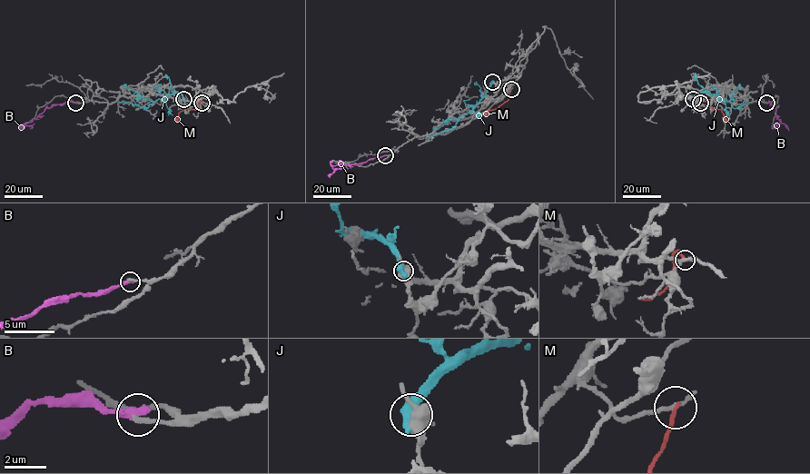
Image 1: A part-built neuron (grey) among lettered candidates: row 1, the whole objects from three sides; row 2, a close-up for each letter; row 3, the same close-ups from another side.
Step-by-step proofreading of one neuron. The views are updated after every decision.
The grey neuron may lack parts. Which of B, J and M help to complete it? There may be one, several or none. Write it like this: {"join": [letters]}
{"join": []}

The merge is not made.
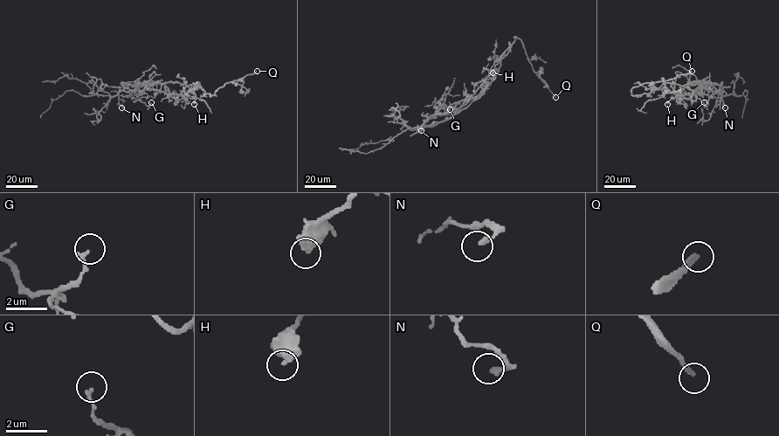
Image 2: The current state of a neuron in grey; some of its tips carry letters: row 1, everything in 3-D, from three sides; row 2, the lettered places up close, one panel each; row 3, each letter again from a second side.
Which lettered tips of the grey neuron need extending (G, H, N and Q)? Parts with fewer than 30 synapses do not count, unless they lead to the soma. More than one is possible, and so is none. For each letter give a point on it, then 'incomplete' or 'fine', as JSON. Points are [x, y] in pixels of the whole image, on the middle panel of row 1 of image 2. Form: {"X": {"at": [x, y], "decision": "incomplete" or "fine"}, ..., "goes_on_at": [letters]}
{"G": {"at": [450, 109], "decision": "fine"}, "H": {"at": [492, 72], "decision": "fine"}, "N": {"at": [421, 130], "decision": "fine"}, "Q": {"at": [555, 97], "decision": "incomplete"}, "goes_on_at": ["Q"]}

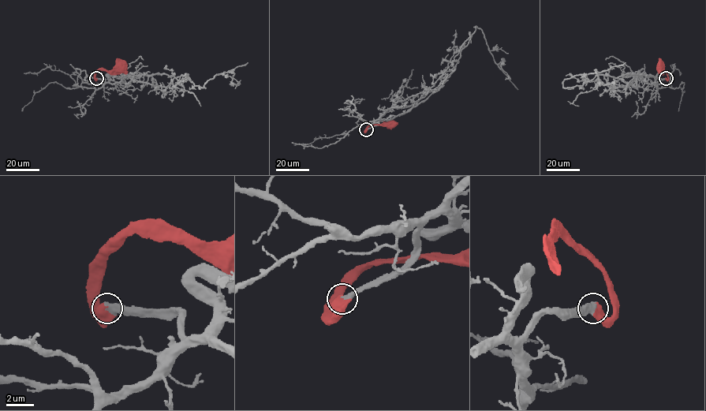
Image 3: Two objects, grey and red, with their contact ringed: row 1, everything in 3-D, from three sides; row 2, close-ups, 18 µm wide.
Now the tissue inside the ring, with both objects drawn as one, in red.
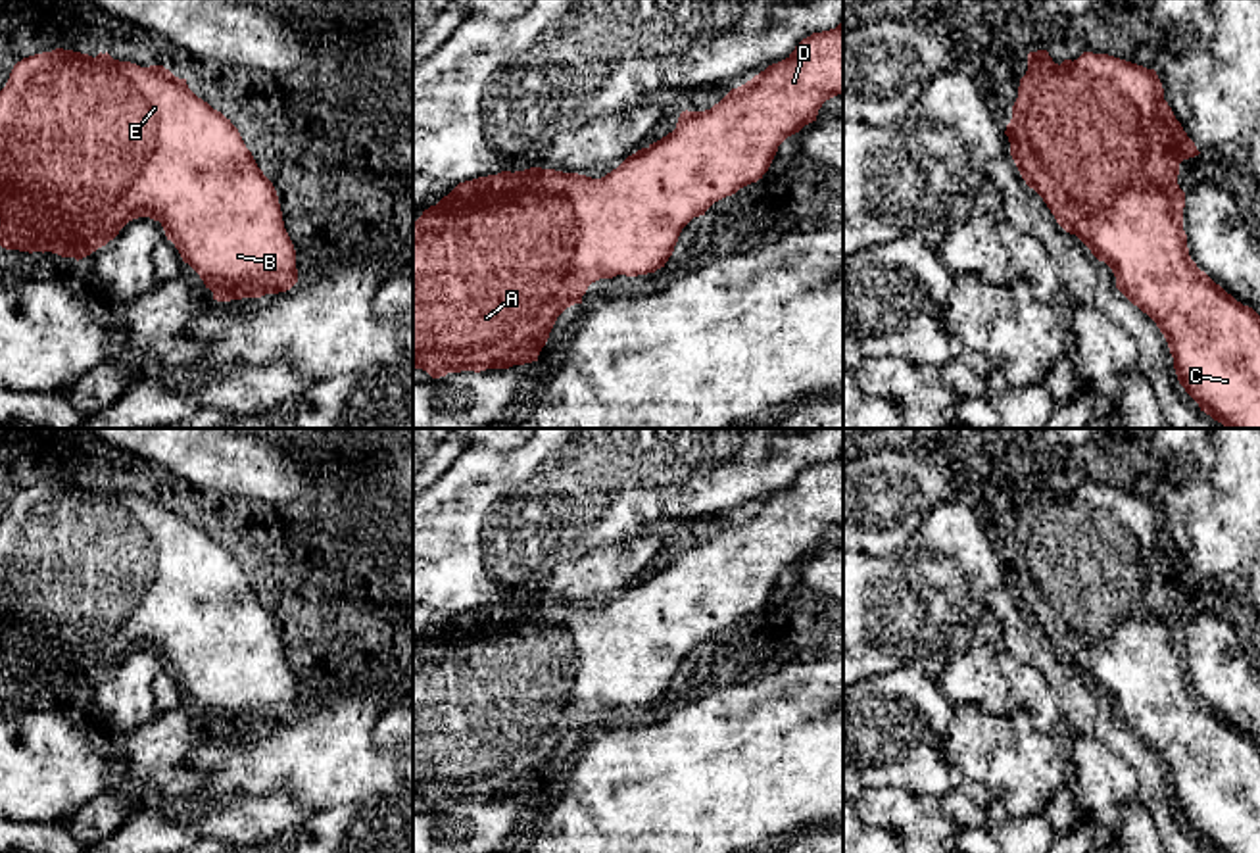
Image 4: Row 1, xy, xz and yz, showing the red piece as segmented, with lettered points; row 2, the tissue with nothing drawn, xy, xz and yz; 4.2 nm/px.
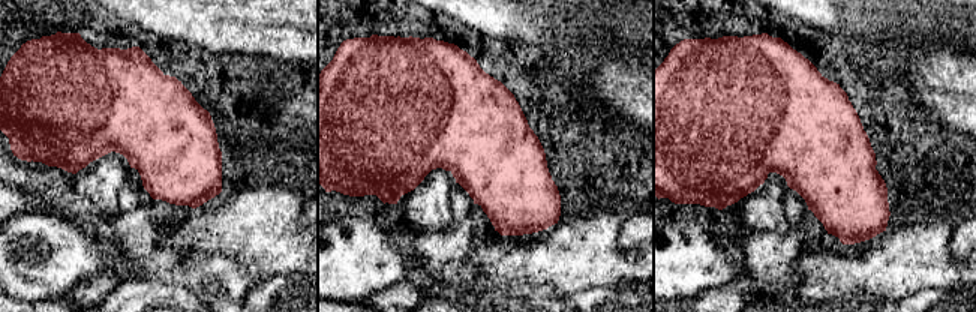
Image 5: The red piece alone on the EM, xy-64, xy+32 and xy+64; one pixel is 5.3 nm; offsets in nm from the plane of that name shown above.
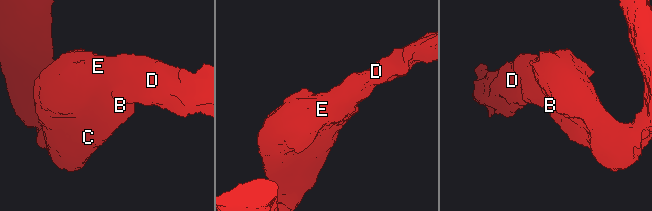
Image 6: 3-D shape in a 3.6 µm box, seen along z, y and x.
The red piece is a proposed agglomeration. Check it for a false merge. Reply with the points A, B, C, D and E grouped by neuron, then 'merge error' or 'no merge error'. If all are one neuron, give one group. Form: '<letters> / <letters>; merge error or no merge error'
A B C D E; no merge error

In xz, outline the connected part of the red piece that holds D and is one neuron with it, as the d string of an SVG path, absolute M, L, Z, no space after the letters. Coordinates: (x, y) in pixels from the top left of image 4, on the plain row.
M843 451L803 469L786 490L732 519L711 540L682 542L672 563L628 586L601 609L530 597L459 613L413 653L413 797L440 809L538 792L557 747L582 734L592 713L665 697L682 659L715 632L763 609L778 576L816 551L822 534L837 524L843 524Z

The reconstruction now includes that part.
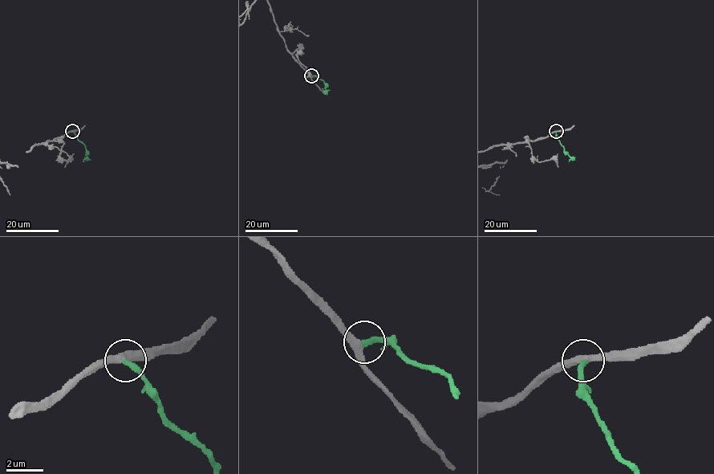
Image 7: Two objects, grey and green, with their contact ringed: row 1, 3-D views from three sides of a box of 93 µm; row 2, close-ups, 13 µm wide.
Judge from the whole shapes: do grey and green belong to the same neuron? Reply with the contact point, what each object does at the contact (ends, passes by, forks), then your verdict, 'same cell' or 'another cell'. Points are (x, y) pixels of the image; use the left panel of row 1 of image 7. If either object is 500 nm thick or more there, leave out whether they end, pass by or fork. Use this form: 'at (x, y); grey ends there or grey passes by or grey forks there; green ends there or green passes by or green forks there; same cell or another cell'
at (72, 131); grey passes by; green ends there; same cell

